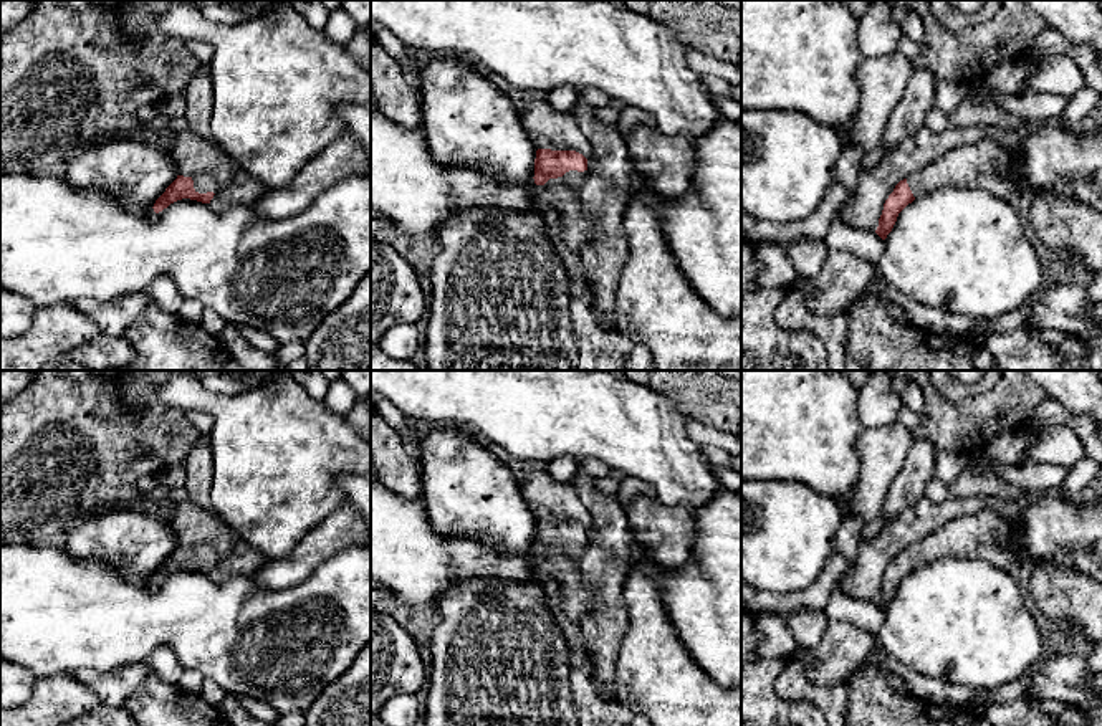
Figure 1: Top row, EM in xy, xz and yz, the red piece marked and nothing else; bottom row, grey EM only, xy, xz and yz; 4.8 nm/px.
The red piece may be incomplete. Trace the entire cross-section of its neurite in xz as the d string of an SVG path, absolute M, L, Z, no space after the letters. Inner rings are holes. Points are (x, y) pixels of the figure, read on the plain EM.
M536 521L533 547L536 556L544 556L549 549L563 547L564 554L579 566L586 544L587 529L576 521Z

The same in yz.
M994 509L946 523L895 556L884 574L875 604L885 610L908 574L938 559L980 559L1008 571L1014 562L1013 533L1013 519Z

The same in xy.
M202 542L194 547L177 546L177 549L156 571L152 579L156 584L159 584L164 579L167 579L170 574L182 569L210 574L210 571L218 561L220 561L220 556L213 544Z

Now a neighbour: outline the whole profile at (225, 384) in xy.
M265 372L261 377L233 377L228 374L210 374L210 375L200 375L200 384L215 394L223 394L223 395L238 395L245 390L250 390L253 387L263 385L263 384L271 384L276 380L276 377L283 372Z

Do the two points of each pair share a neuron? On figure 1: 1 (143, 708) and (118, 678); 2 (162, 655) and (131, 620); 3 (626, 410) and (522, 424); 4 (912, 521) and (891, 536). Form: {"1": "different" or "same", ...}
{"1": "different", "2": "different", "3": "same", "4": "same"}

